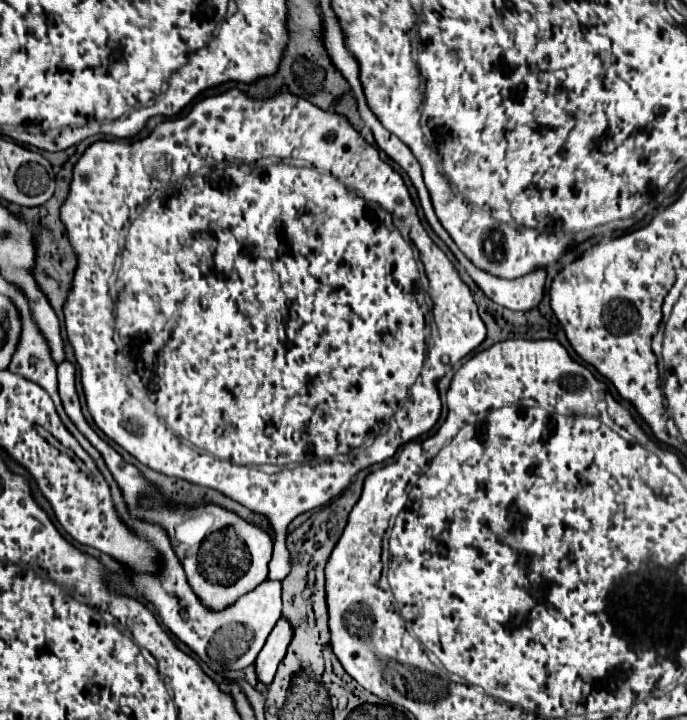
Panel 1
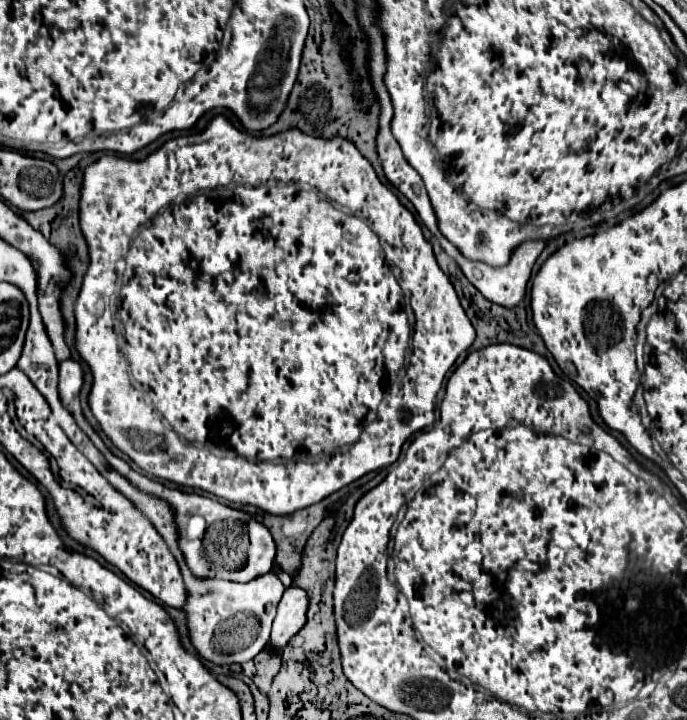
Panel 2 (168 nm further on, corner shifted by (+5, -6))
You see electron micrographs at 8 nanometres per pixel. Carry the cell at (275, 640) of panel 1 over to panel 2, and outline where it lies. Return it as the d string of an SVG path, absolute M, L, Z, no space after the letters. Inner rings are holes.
M289 586L279 602L277 616L273 620L271 644L273 648L283 648L287 642L305 626L307 622L309 596L299 586Z

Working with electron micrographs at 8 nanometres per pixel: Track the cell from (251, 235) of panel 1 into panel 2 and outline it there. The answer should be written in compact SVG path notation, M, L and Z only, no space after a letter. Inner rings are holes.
M215 116L215 118L213 118L213 122L209 122L209 126L207 126L207 128L205 128L205 130L203 130L203 132L201 132L201 134L191 134L191 136L179 136L179 138L173 138L173 140L169 140L169 142L165 142L165 144L163 144L163 148L159 148L159 150L157 150L157 152L153 152L153 154L151 154L151 156L147 156L147 158L145 158L145 160L139 160L139 162L135 162L135 160L127 160L127 158L121 158L121 156L103 156L103 158L101 158L101 160L97 160L97 162L95 162L95 164L91 164L91 166L89 166L89 168L87 168L87 170L85 170L85 178L83 178L83 196L81 196L81 224L83 224L83 234L85 234L85 236L87 236L87 244L89 244L89 256L91 256L91 264L89 264L89 270L87 270L87 274L85 274L85 278L83 278L83 286L81 286L81 292L79 292L79 298L77 298L77 302L75 302L75 320L77 320L77 350L79 350L79 354L81 354L81 356L83 356L83 360L85 360L85 362L87 362L87 364L89 364L89 368L91 368L91 372L93 372L93 388L91 388L91 394L89 394L89 406L91 406L91 410L93 410L93 414L95 414L95 418L97 418L97 422L99 422L99 424L101 424L101 428L103 428L103 432L105 432L105 434L107 434L107 436L109 436L109 438L111 438L111 442L113 442L113 444L115 444L115 446L117 446L117 448L119 448L119 450L123 450L123 452L125 452L125 454L127 454L127 456L129 456L129 458L131 458L131 460L133 460L133 462L135 462L135 464L137 464L137 466L139 466L139 468L141 468L141 470L143 470L143 472L149 472L149 474L153 474L153 476L157 476L157 478L165 478L165 480L169 480L169 482L175 482L175 484L181 484L181 486L189 486L189 488L201 488L201 490L205 490L205 492L209 492L209 494L215 494L215 496L219 496L219 498L225 498L225 500L229 500L229 502L237 502L237 504L251 504L251 506L257 506L257 508L261 508L261 510L265 510L265 512L269 512L269 514L291 514L291 512L295 512L295 510L301 510L301 508L307 508L307 506L311 506L311 504L315 504L315 502L321 502L321 500L323 500L323 498L327 498L327 496L329 496L329 494L333 494L333 492L337 492L337 490L339 490L339 488L343 488L343 486L347 486L347 484L351 484L351 482L353 482L353 480L357 480L357 478L361 478L361 476L363 476L363 474L367 474L367 472L373 472L373 470L377 470L377 468L383 468L383 466L389 466L389 464L393 464L393 462L395 462L395 460L397 460L397 458L399 458L399 452L401 452L401 446L403 446L403 442L405 442L405 440L407 440L407 438L409 438L409 436L411 436L411 434L415 434L415 432L419 432L419 430L423 430L423 428L427 428L427 426L431 426L431 424L433 424L433 420L435 420L435 404L437 404L437 394L439 394L439 391L440 391L440 390L441 390L441 382L443 382L443 378L445 378L445 374L447 374L447 372L449 372L449 370L450 370L450 369L451 369L451 367L452 367L452 366L453 366L453 365L454 365L454 364L455 364L455 360L457 360L457 358L459 358L459 354L461 354L461 352L465 352L465 350L467 350L467 348L469 348L469 346L471 346L471 344L473 344L473 340L475 340L475 328L473 328L473 324L471 324L471 322L469 322L469 318L467 318L467 314L465 314L465 310L463 310L463 308L461 308L461 304L459 304L459 298L457 298L457 294L455 294L455 288L453 288L453 284L451 284L451 280L449 280L449 278L447 278L447 276L445 276L445 274L443 274L443 272L441 272L441 268L439 268L439 266L437 266L437 262L435 262L435 255L434 255L434 252L433 252L433 249L432 249L432 246L431 246L431 244L430 244L430 242L427 242L427 240L426 240L426 239L425 239L425 236L424 236L424 235L423 235L423 232L421 232L421 226L419 226L419 224L417 224L417 222L415 222L415 218L413 218L413 214L411 214L411 212L409 212L409 210L407 210L407 208L405 208L405 206L403 206L403 204L401 204L401 202L399 202L399 200L397 200L397 196L395 196L395 194L393 194L393 192L391 192L391 190L389 190L389 188L387 188L387 186L385 186L385 184L381 184L381 180L379 180L379 178L377 178L377 174L375 174L375 170L373 170L373 166L371 166L371 164L369 164L369 160L367 160L367 158L365 158L365 156L363 156L363 154L361 154L361 152L359 152L359 150L357 150L357 148L355 148L355 146L353 146L353 144L351 144L351 142L349 142L349 140L339 140L339 138L331 138L331 140L323 140L323 138L313 138L313 136L303 136L303 134L301 134L301 132L299 132L299 130L295 130L295 128L293 128L293 130L291 130L291 132L283 132L283 134L279 134L279 136L271 136L271 138L255 138L255 136L251 136L251 134L247 134L247 132L241 132L241 130L237 130L237 128L235 128L235 126L233 126L233 124L231 124L231 122L229 122L229 120L227 120L227 118L223 118L223 116ZM207 176L215 176L215 178L217 178L217 180L219 180L219 178L227 178L227 180L221 180L221 182L219 182L219 184L217 184L217 186L215 186L215 188L207 188ZM353 178L355 178L355 180L353 180ZM245 184L247 184L247 186L245 186ZM249 184L263 184L263 186L249 186ZM303 188L305 188L305 190L303 190ZM331 202L337 202L337 204L339 204L339 206L341 206L341 208L347 208L347 210L349 210L349 214L343 214L343 212L339 212L339 210L337 210L337 208L333 208L333 204L331 204ZM361 218L363 218L363 220L361 220ZM145 224L147 224L147 226L145 226ZM141 226L145 226L145 228L141 228ZM139 228L141 228L141 232L139 232L139 234L137 234L137 236L135 236L135 232L137 232L137 230L139 230ZM95 236L109 236L109 240L105 240L105 244L101 244L101 250L99 250L99 254L97 254L97 248L95 248ZM111 236L113 236L113 238L111 238ZM133 236L135 236L135 238L133 238ZM377 236L379 236L379 238L377 238ZM379 242L381 242L381 248L379 248ZM129 246L131 246L131 248L129 248ZM107 248L109 248L109 250L107 250ZM127 248L129 248L129 250L127 250ZM381 250L383 250L383 252L385 252L385 254L383 254L383 252L381 252ZM93 254L97 254L97 258L93 258ZM123 254L127 254L127 256L123 256ZM385 258L387 258L387 264L389 264L389 266L391 266L391 264L393 264L393 266L395 266L395 268L397 268L397 270L399 270L399 278L401 278L401 282L403 282L403 286L405 286L405 288L407 288L407 290L409 290L409 292L411 292L411 308L413 308L413 312L415 312L415 326L413 326L413 344L411 344L411 348L413 348L413 350L411 350L411 356L409 356L409 360L407 360L407 366L405 366L405 376L403 376L403 378L399 378L399 374L401 374L401 372L403 372L403 364L405 364L405 356L407 356L407 348L409 348L409 342L411 342L411 326L409 326L409 320L407 320L407 314L405 314L405 310L403 310L403 304L401 304L401 300L403 300L403 292L401 292L401 288L399 288L399 282L397 282L397 280L395 280L395 278L393 278L393 274L391 274L391 270L389 270L389 266L385 266ZM126 262L127 262L127 268L125 268L125 267L126 267ZM109 302L110 302L110 303L109 303ZM115 333L116 333L116 334L115 334ZM203 442L206 442L206 443L203 443ZM259 458L261 458L261 460L267 460L267 462L265 462L265 464L273 464L273 466L259 466Z

